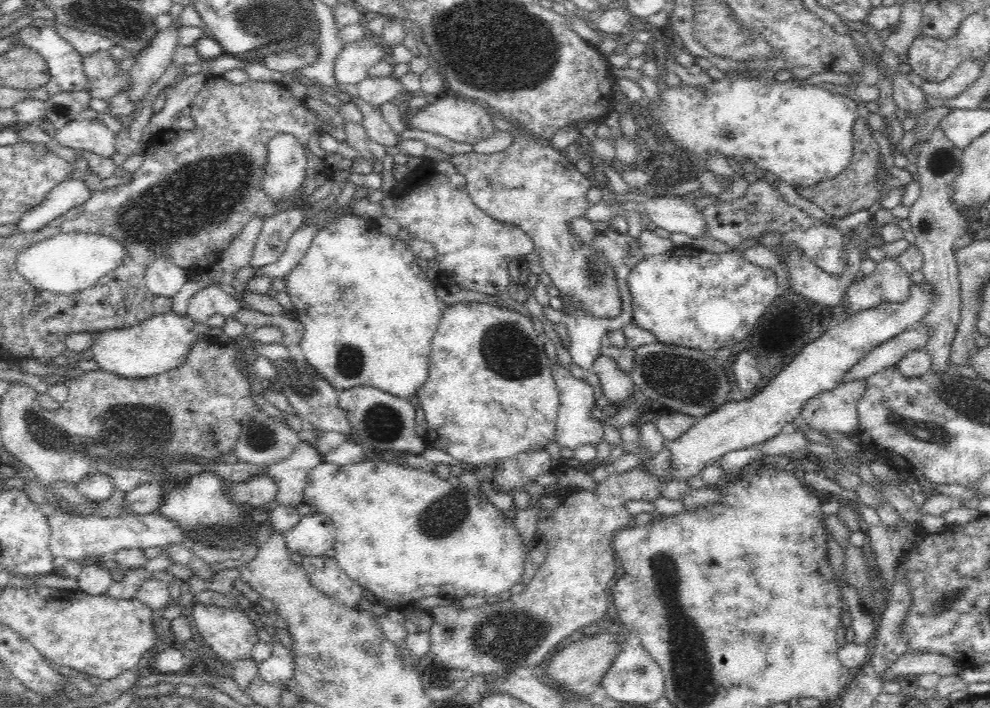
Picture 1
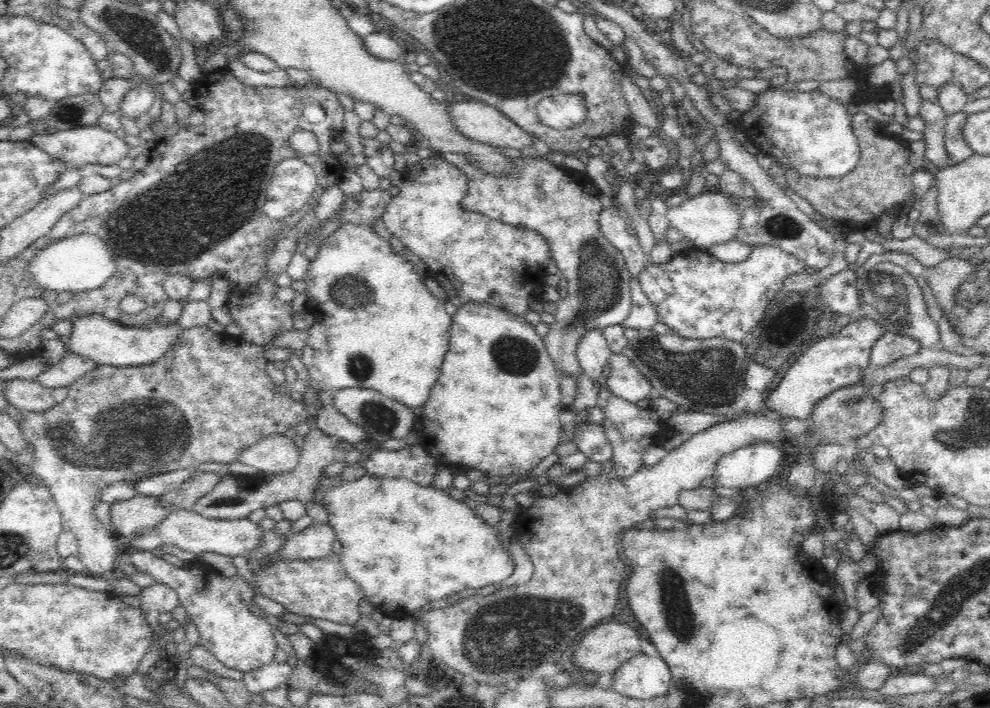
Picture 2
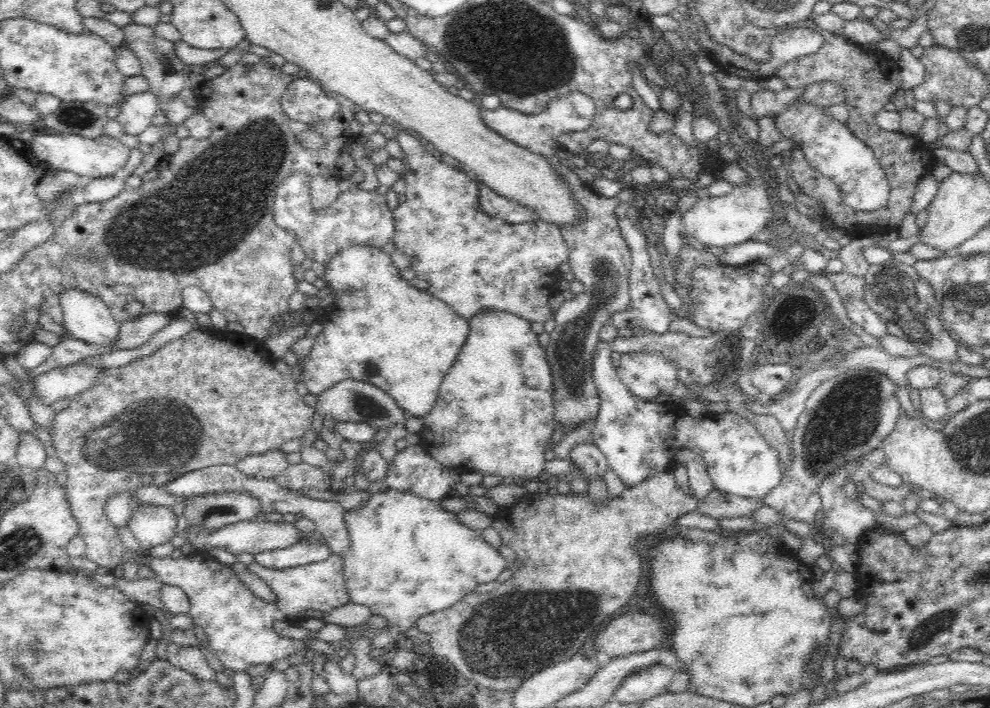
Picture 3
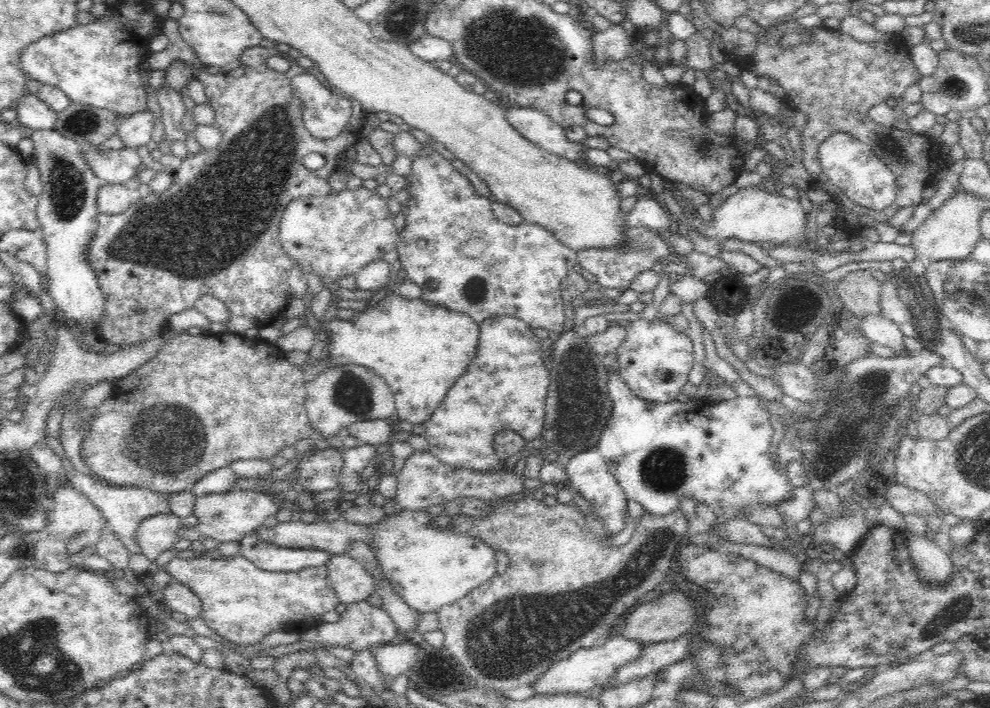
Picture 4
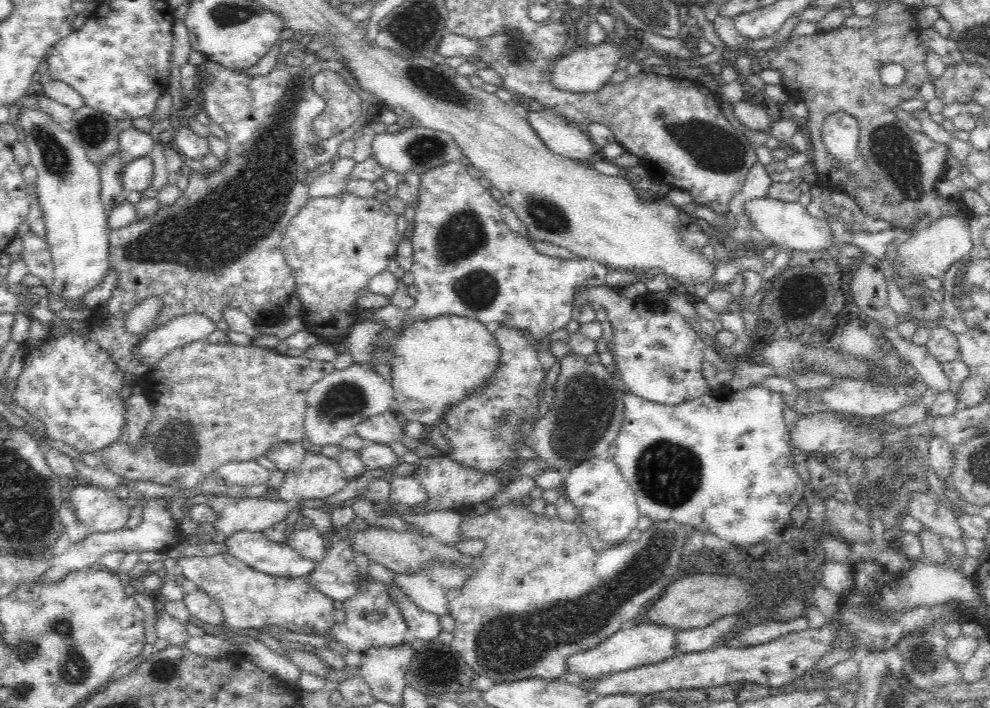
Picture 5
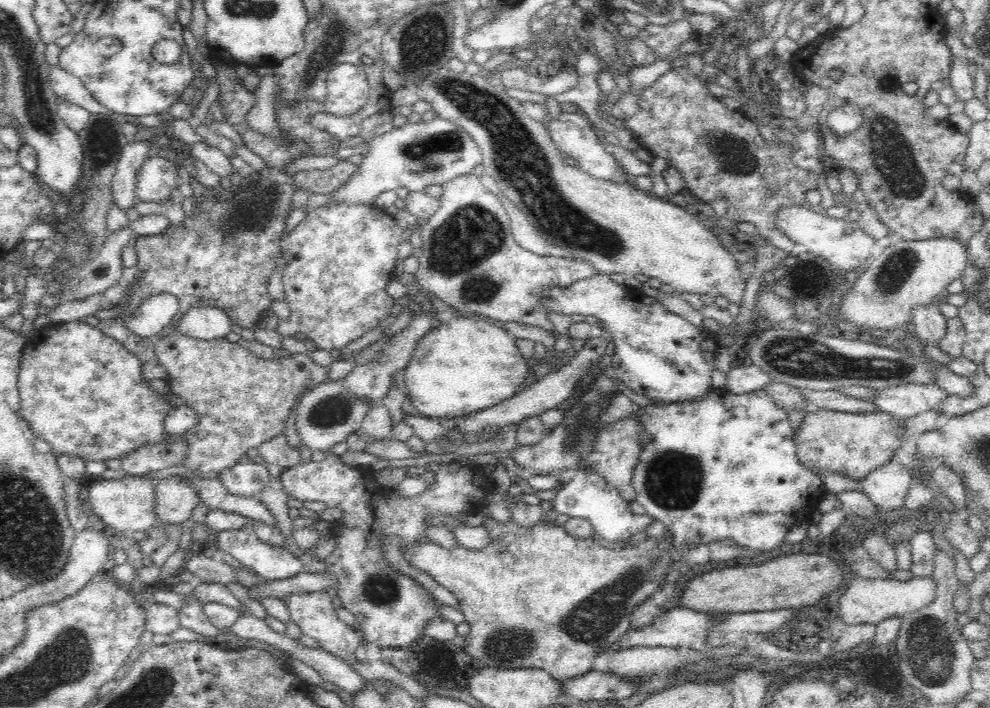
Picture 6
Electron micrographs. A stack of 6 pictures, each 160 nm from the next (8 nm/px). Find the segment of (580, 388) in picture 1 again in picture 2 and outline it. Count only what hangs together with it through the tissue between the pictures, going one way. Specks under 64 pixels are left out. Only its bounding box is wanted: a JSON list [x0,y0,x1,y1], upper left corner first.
[575,423,612,464]

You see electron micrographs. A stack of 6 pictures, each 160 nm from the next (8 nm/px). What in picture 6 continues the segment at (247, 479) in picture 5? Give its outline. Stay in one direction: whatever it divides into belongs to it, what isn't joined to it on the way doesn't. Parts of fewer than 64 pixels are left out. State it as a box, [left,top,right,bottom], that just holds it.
[218,462,269,498]

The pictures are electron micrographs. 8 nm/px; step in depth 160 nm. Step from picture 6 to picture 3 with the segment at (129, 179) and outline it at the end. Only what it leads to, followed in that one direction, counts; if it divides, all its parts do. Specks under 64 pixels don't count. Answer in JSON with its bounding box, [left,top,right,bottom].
[117,92,159,137]

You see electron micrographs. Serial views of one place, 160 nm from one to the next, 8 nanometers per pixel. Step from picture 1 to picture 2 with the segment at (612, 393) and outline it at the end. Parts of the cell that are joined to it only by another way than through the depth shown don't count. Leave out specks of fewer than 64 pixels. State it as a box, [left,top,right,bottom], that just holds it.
[607,353,651,402]

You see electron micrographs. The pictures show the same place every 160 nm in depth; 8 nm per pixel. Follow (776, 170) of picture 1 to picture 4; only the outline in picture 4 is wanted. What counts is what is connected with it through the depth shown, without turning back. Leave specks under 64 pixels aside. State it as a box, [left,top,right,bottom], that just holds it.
[817,130,896,210]

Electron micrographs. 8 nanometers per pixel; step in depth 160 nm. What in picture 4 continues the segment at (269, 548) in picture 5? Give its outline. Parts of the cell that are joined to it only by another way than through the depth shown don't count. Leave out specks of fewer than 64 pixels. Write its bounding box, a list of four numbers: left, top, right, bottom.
[238,530,329,573]

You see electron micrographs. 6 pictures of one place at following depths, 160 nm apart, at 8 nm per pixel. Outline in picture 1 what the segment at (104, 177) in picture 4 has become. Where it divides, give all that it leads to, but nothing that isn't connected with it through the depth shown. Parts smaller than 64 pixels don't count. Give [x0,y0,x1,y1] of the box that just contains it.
[52,119,117,158]

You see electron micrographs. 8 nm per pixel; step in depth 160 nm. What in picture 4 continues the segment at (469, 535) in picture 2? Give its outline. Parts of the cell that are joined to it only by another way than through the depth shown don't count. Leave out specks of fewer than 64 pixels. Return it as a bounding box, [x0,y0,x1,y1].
[325,509,497,613]

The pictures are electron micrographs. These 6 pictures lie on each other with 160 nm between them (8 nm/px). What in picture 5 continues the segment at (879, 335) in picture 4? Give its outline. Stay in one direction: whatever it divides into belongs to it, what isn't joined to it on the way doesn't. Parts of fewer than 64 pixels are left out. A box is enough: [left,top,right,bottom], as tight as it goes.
[883,327,958,395]

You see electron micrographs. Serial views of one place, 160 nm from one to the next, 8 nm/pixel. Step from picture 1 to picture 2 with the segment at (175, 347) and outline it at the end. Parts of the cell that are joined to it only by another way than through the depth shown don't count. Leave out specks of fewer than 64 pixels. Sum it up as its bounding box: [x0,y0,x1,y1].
[68,312,181,367]

